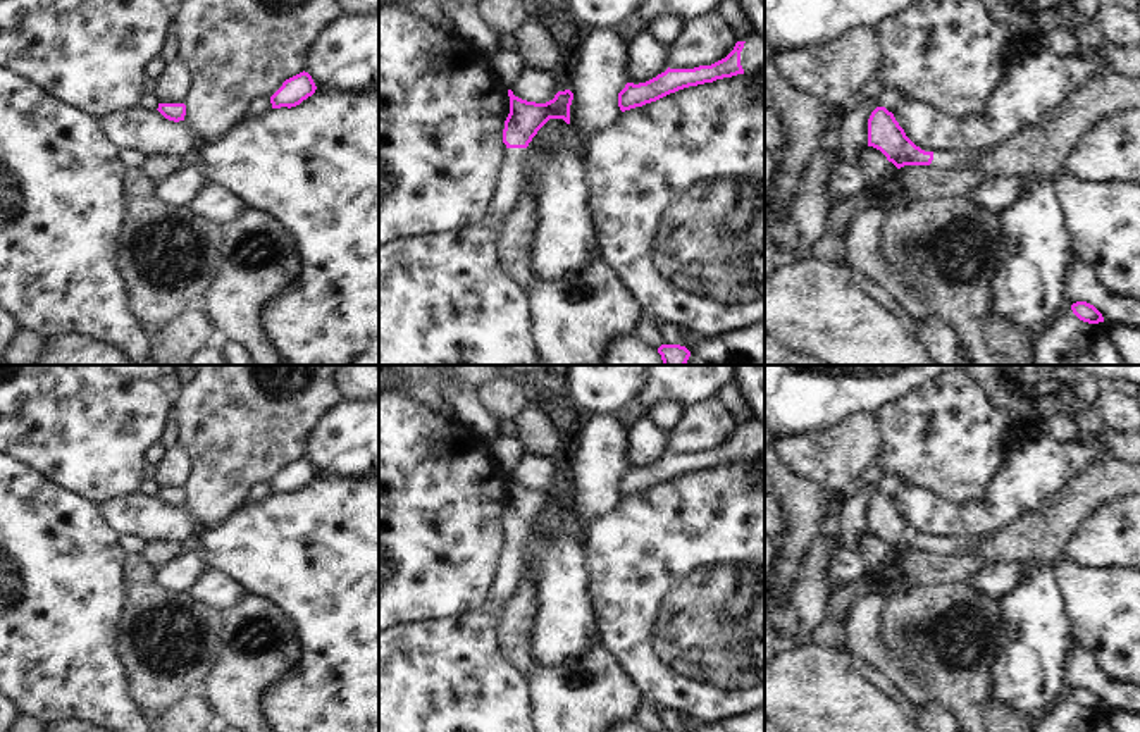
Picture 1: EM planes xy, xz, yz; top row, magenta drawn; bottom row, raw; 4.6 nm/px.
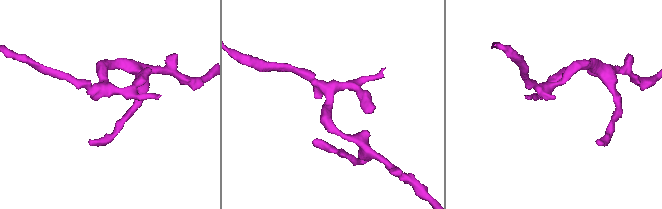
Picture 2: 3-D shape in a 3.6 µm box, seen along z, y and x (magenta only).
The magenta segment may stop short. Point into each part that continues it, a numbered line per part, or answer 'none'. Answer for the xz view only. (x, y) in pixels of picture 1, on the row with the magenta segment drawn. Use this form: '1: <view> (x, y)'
1: xz (507, 192)

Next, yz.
1: yz (961, 161)

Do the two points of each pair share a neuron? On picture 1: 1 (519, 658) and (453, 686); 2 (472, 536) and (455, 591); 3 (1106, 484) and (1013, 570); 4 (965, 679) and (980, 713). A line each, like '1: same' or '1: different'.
1: different
2: same
3: different
4: same

